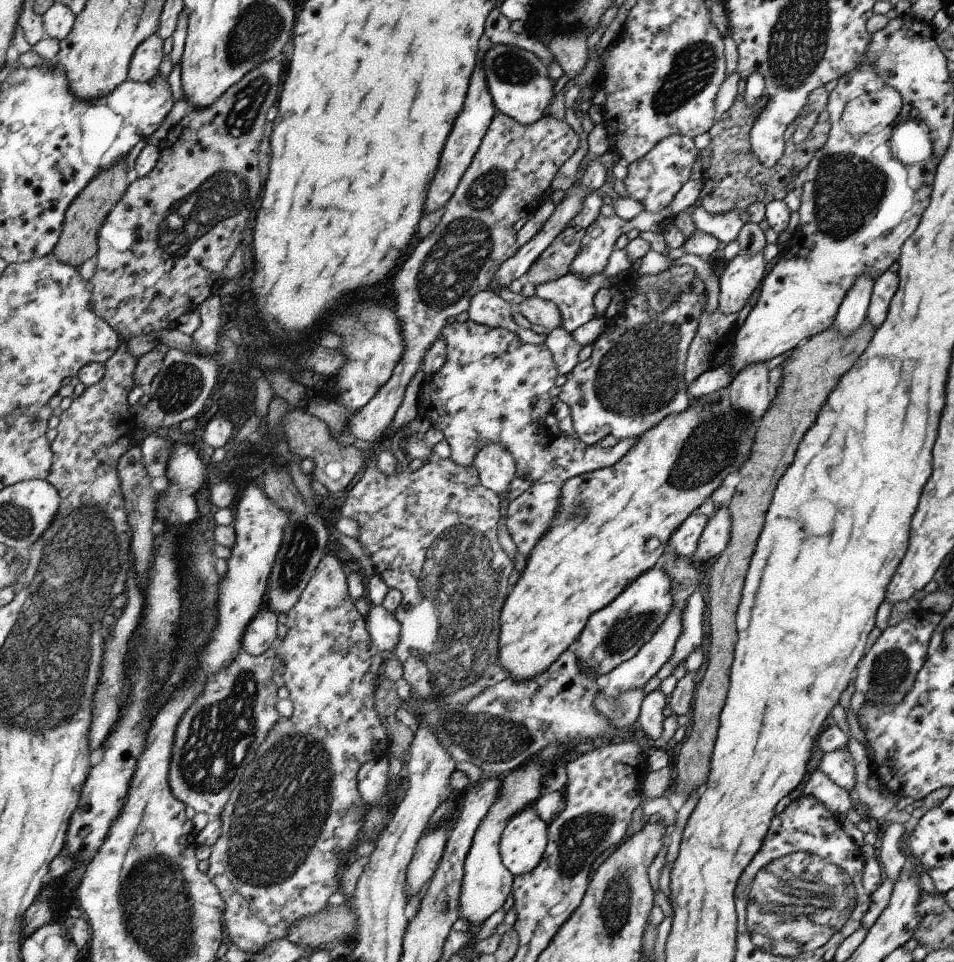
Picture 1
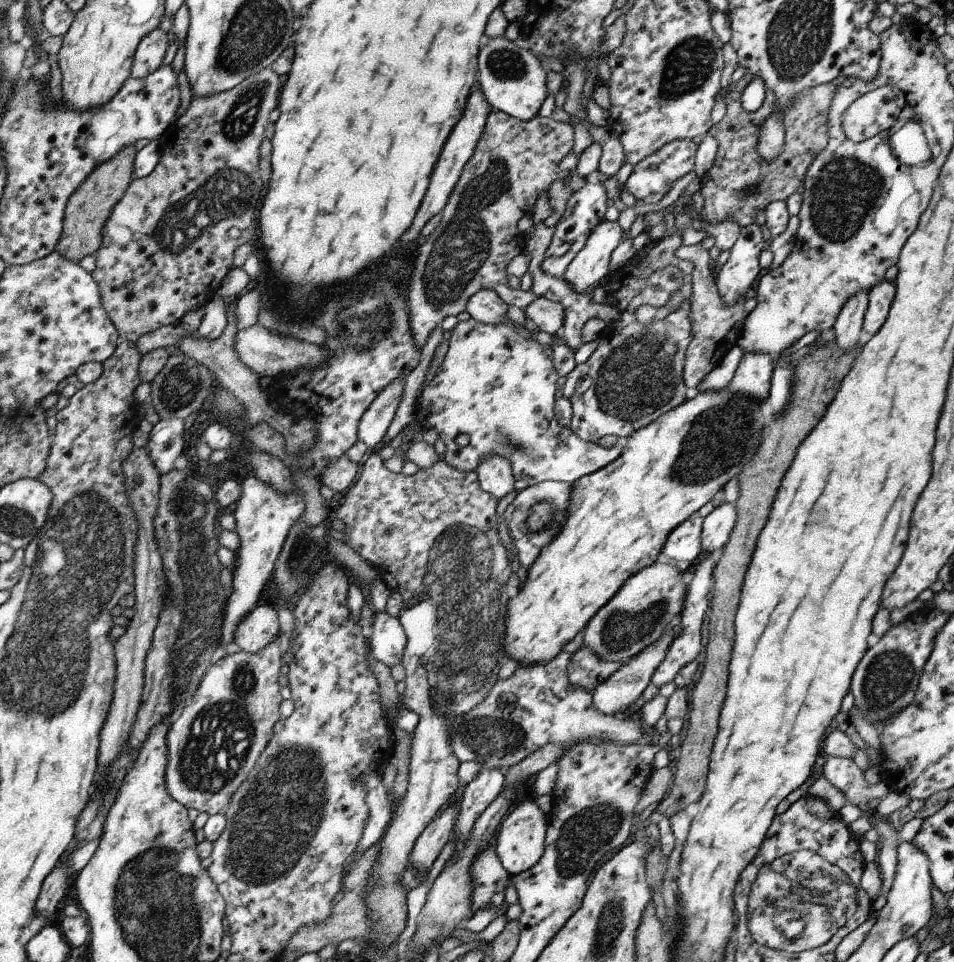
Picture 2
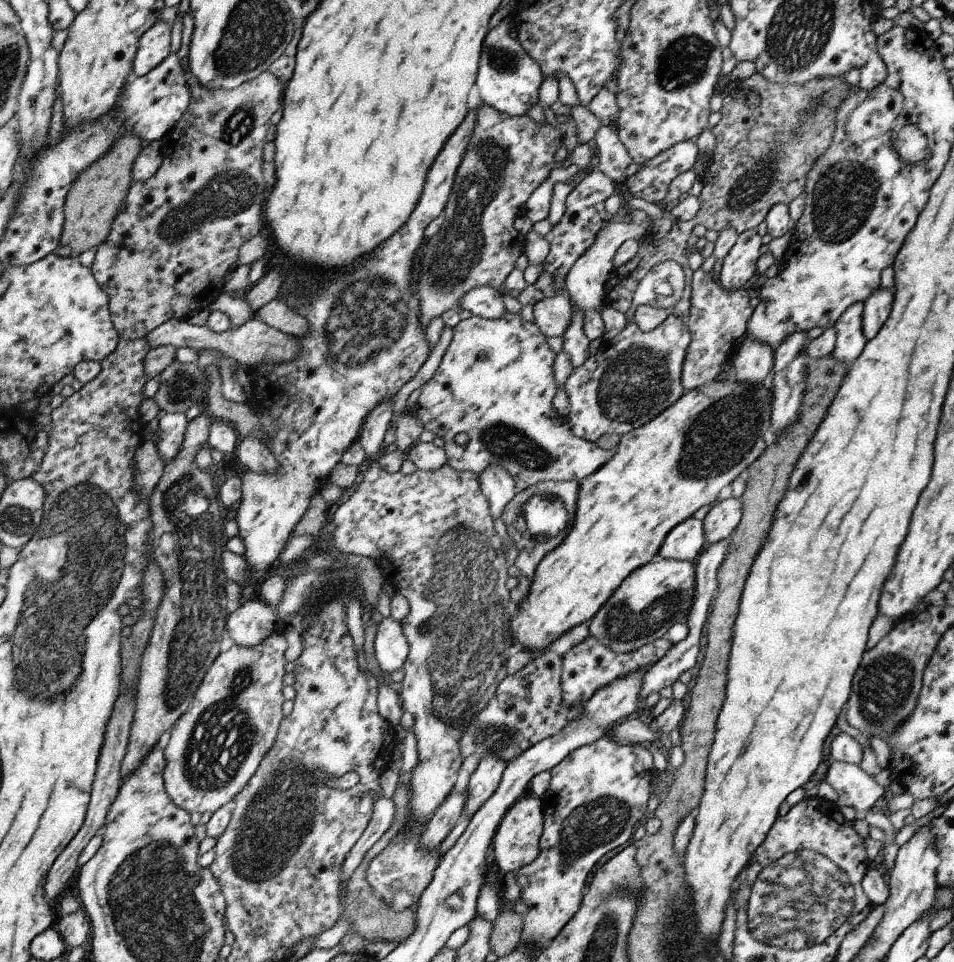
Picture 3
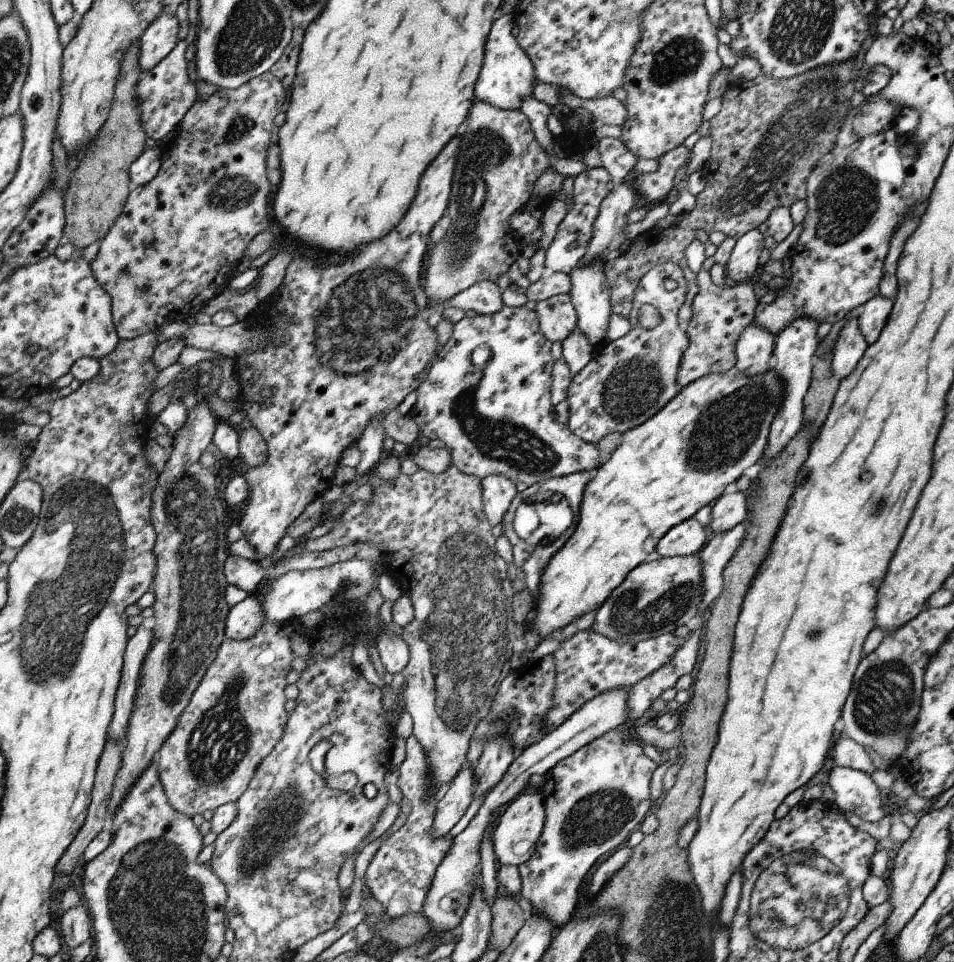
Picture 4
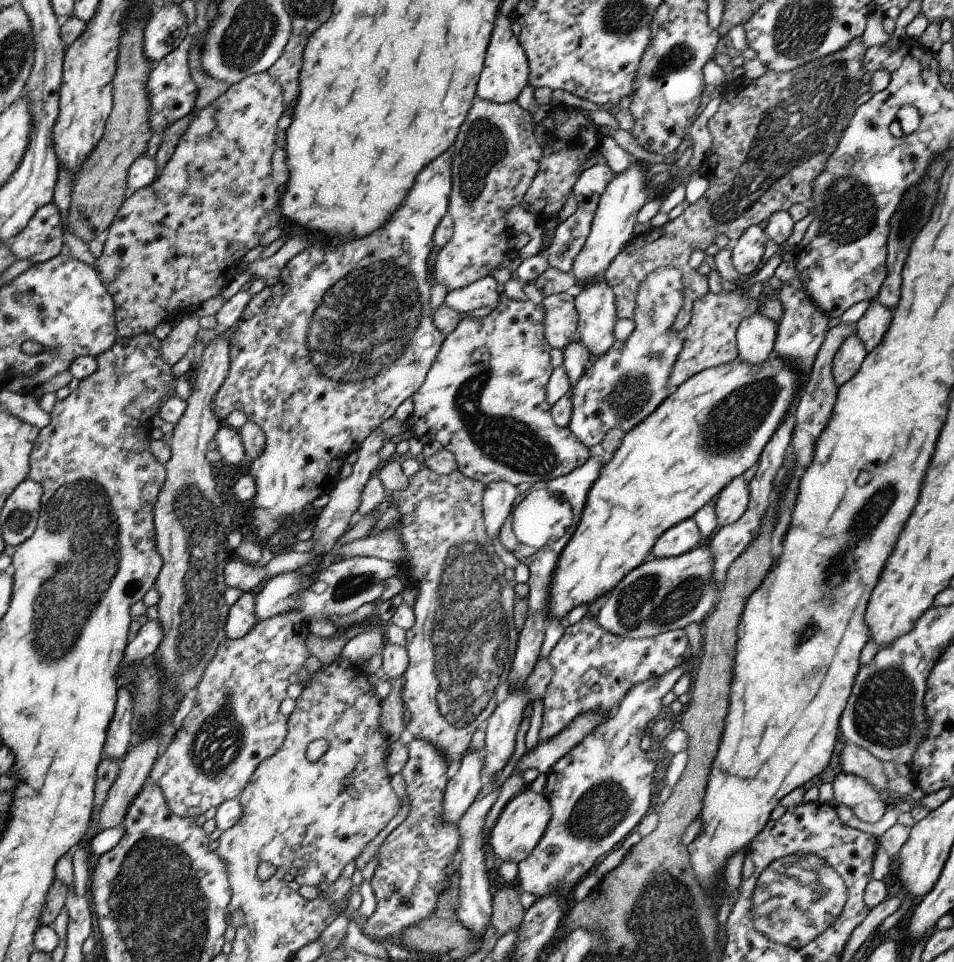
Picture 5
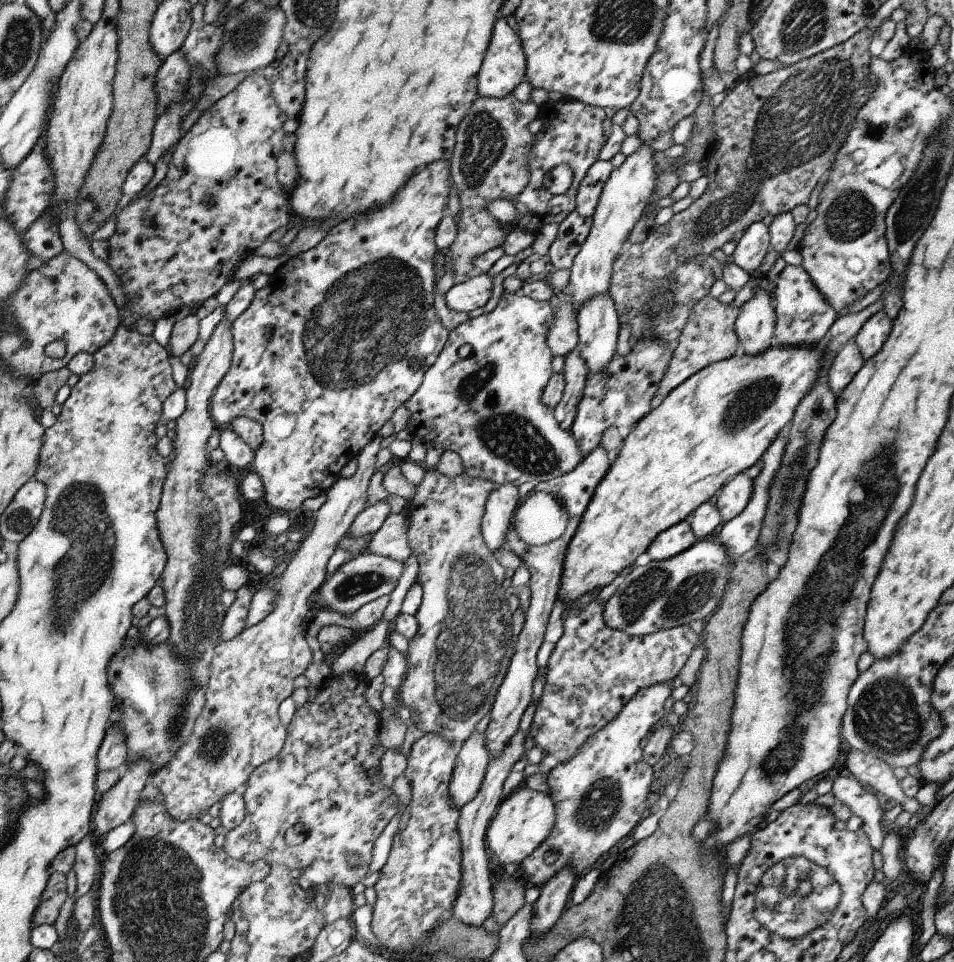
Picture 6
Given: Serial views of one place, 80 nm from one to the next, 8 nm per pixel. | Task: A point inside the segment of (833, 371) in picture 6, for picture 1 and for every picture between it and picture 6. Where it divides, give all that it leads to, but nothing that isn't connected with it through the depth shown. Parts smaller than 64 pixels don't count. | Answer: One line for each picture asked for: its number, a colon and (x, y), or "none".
1: (853, 309)
2: (848, 327)
3: (850, 342)
4: (850, 345)
5: (848, 358)

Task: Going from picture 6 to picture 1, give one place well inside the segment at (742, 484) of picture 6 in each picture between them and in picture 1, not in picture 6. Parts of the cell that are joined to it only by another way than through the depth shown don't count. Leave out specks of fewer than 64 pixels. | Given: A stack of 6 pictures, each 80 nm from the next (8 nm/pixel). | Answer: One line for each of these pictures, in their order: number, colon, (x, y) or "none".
1: (714, 538)
2: (717, 526)
3: (721, 520)
4: (730, 510)
5: (733, 499)

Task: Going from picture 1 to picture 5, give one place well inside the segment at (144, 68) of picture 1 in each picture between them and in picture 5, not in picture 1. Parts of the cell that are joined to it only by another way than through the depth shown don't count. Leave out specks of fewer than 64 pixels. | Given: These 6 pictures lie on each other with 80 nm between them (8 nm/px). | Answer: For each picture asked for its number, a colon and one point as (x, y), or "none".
2: (148, 57)
3: (155, 45)
4: (158, 42)
5: (165, 30)

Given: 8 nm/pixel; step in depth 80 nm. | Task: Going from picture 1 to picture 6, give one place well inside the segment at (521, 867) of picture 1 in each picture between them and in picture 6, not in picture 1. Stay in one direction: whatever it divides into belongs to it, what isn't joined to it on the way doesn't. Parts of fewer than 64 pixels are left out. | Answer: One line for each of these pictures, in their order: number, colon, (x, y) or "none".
2: (521, 836)
3: (516, 843)
4: (517, 830)
5: (522, 822)
6: (523, 820)

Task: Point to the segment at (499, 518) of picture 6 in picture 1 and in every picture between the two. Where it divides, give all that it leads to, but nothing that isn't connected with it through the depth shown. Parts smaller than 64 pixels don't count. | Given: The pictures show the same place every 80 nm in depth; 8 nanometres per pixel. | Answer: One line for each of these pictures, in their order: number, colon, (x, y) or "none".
1: (496, 467)
2: (496, 476)
3: (497, 483)
4: (498, 491)
5: (498, 500)

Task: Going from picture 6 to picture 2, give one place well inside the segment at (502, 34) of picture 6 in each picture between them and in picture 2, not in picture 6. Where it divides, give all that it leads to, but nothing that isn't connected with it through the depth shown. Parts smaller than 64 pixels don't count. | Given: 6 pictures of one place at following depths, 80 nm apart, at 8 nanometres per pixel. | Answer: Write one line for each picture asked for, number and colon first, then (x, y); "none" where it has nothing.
2: (514, 81)
3: (509, 79)
4: (507, 78)
5: (507, 72)

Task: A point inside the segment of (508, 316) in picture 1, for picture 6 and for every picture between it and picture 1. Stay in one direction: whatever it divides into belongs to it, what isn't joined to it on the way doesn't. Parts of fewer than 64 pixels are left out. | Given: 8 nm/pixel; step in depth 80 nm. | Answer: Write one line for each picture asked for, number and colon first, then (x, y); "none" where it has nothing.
2: (486, 306)
3: (486, 302)
4: (484, 298)
5: (484, 292)
6: (463, 297)

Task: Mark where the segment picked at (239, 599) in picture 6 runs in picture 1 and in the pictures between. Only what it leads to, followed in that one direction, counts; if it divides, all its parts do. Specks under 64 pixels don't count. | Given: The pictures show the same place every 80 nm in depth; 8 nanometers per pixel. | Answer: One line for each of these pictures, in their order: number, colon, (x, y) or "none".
1: (260, 635)
2: (260, 628)
3: (253, 622)
4: (247, 618)
5: (242, 619)

